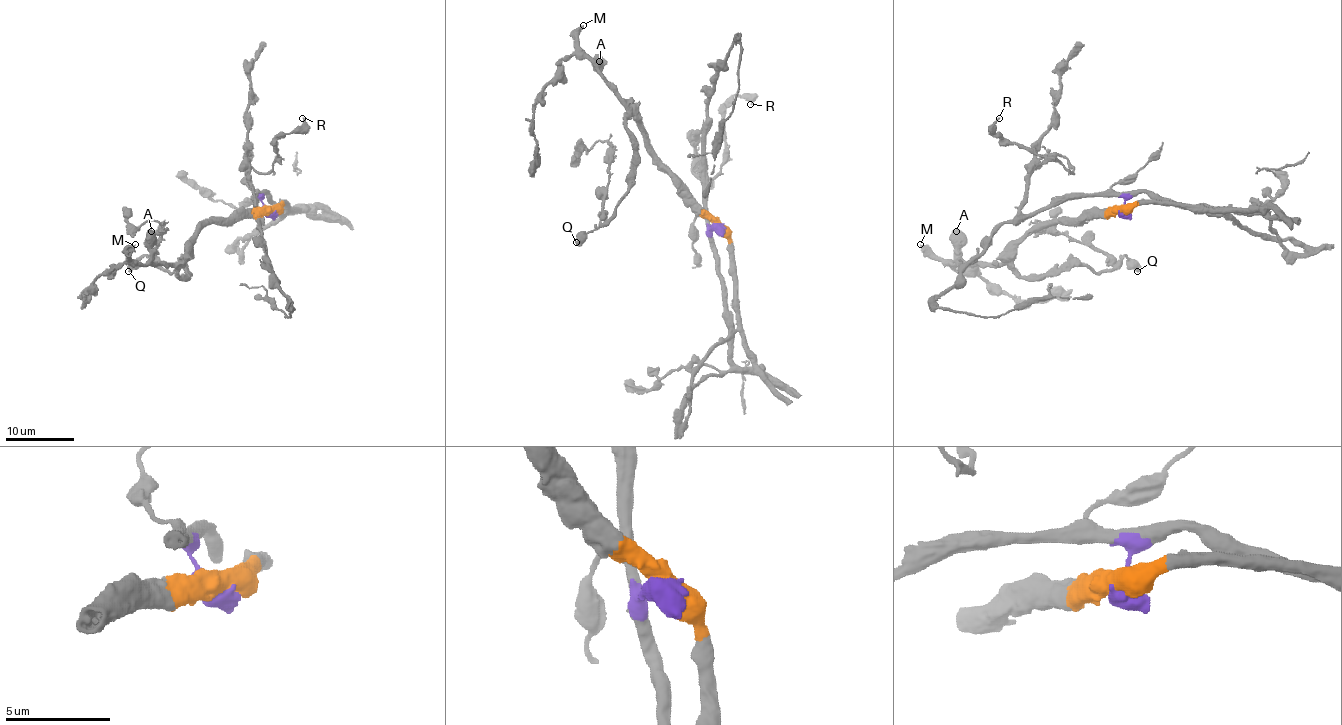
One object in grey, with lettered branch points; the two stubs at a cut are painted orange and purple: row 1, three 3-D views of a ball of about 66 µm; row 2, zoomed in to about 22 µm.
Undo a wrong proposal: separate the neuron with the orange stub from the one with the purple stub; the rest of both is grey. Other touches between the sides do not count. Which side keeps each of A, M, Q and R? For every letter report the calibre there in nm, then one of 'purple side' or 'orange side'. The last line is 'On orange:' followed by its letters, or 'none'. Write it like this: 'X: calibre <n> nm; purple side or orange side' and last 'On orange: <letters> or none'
A: calibre 700 nm; orange side
M: calibre 320 nm; orange side
Q: calibre 550 nm; orange side
R: calibre 180 nm; purple side
On orange: A, M, Q

